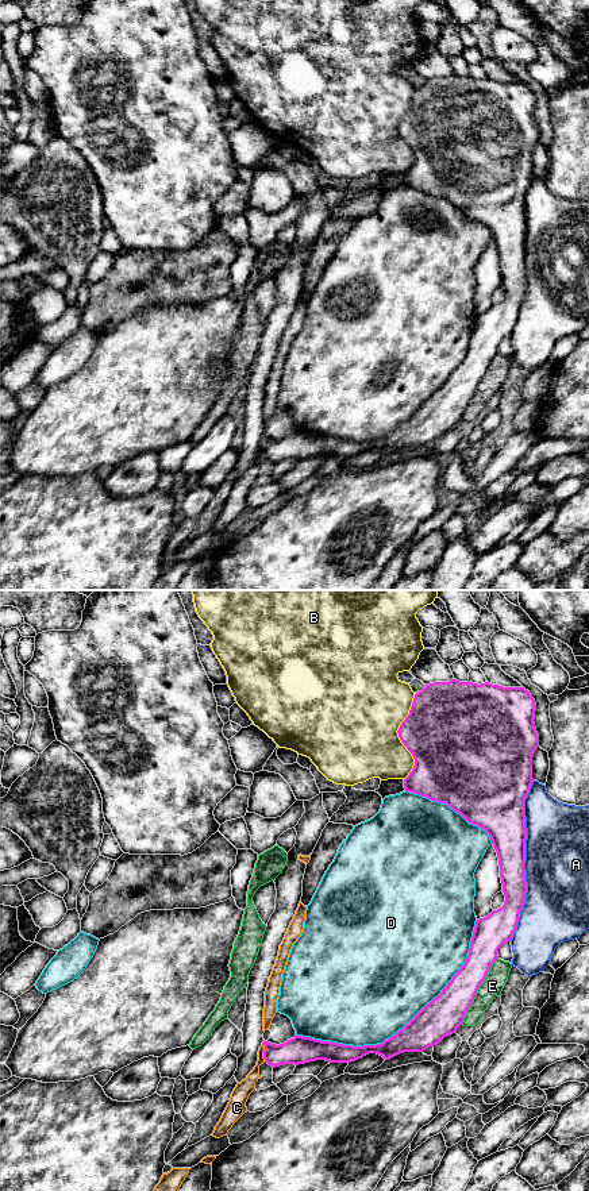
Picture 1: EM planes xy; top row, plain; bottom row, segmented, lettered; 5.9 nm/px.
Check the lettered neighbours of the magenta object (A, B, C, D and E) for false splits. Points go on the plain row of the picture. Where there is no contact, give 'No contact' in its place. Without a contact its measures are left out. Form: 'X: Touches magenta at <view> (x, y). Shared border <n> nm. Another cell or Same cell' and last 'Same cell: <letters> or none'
A: Touches magenta at xy (524, 255). Shared border 950 nm. Another cell
B: Touches magenta at xy (399, 131). Shared border 550 nm. Another cell
C: Touches magenta at xy (264, 448). Shared border 110 nm. Another cell
D: Touches magenta at xy (405, 420). Shared border 1300 nm. Another cell
E: Touches magenta at xy (476, 386). Shared border 460 nm. Another cell
Same cell: none

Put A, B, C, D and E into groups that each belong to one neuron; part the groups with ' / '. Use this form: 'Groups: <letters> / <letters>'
Groups: A / B / C / D / E

